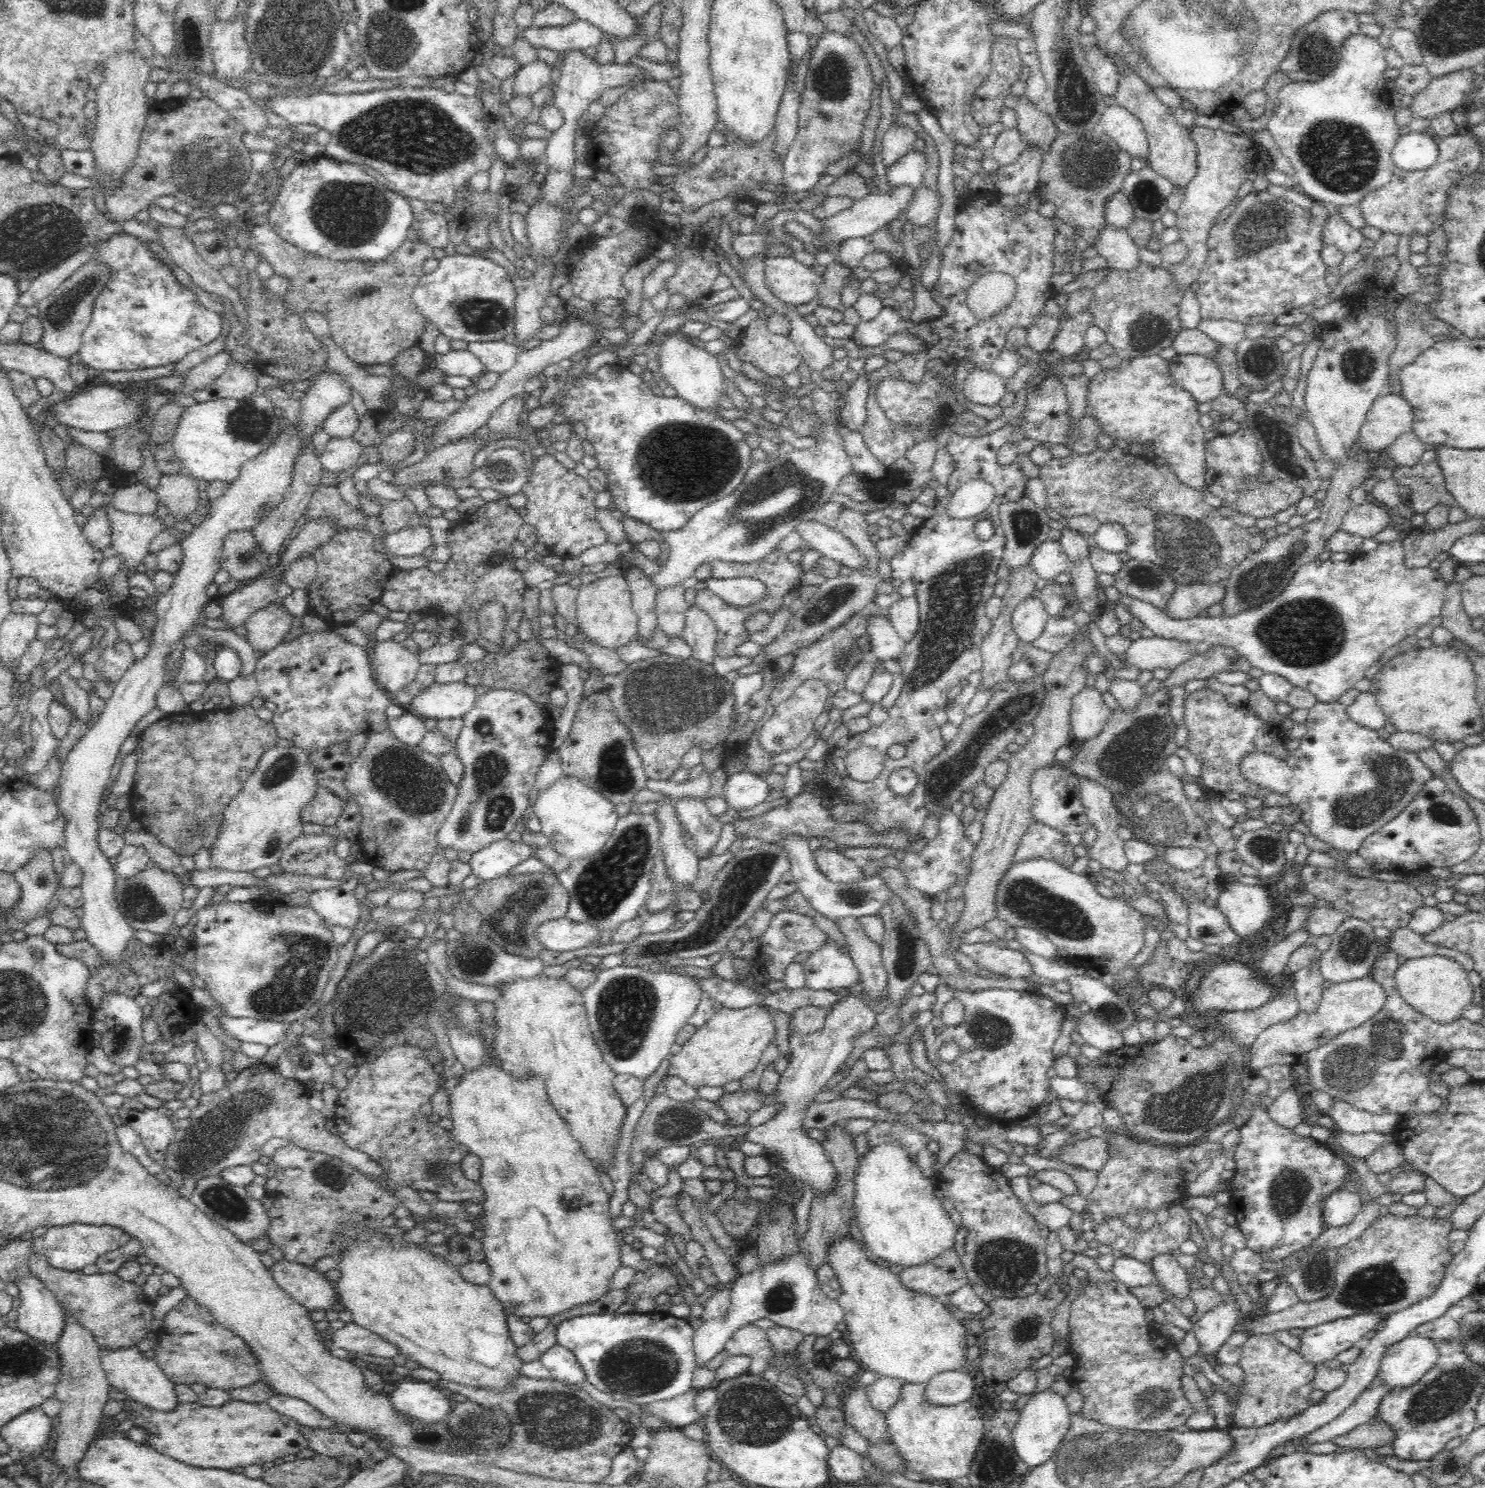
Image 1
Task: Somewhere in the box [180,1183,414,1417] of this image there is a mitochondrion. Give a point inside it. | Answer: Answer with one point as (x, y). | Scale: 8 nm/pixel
(223, 1353)

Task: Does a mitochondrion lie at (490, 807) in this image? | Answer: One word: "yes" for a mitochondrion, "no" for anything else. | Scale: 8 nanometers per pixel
yes

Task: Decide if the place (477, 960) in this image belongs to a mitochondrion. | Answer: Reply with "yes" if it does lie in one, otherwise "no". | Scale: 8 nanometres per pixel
yes

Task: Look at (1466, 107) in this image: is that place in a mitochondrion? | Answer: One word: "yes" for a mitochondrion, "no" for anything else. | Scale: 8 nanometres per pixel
no

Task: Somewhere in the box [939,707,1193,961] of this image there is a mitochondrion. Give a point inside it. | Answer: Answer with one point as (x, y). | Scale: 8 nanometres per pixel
(1026, 899)

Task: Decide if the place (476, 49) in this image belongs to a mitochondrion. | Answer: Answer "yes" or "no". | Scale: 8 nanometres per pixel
no

